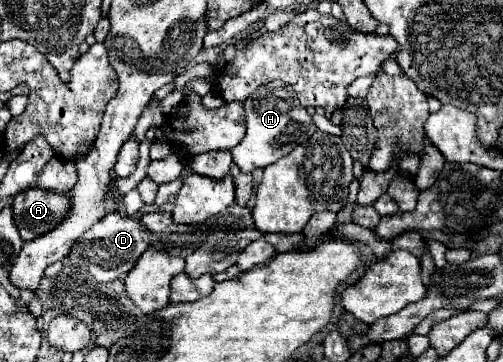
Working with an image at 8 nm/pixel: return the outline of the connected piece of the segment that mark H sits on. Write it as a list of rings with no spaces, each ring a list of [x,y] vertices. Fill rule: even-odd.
[[[280,80],[260,86],[248,100],[244,100],[244,110],[246,136],[236,148],[230,150],[234,162],[244,168],[244,172],[252,172],[254,168],[266,168],[268,164],[290,154],[298,144],[306,142],[316,132],[312,116],[306,108],[300,106],[294,88]]]

